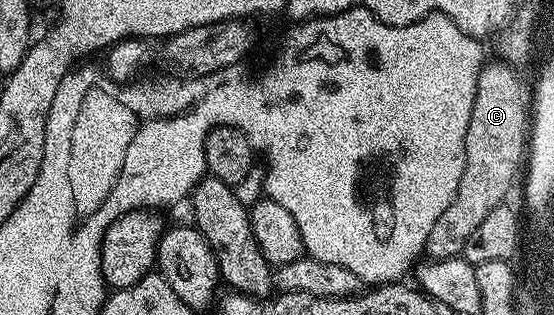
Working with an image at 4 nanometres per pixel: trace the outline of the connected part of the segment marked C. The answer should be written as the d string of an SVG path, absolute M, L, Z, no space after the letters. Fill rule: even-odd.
M487 60L482 66L478 78L476 79L475 99L472 103L472 119L468 123L468 135L464 135L464 175L460 175L460 187L456 187L456 195L452 199L452 203L448 207L448 211L444 211L444 215L440 215L440 219L436 219L432 231L428 231L428 241L424 250L425 256L430 259L439 257L456 257L461 254L464 243L468 243L468 239L472 235L472 231L476 231L476 227L480 227L480 223L488 215L488 211L492 211L498 205L503 204L507 200L506 192L514 185L514 180L519 180L520 170L524 165L524 158L528 153L528 126L531 124L532 113L528 108L528 93L522 90L522 81L518 78L518 73L510 65L505 65L502 61Z

